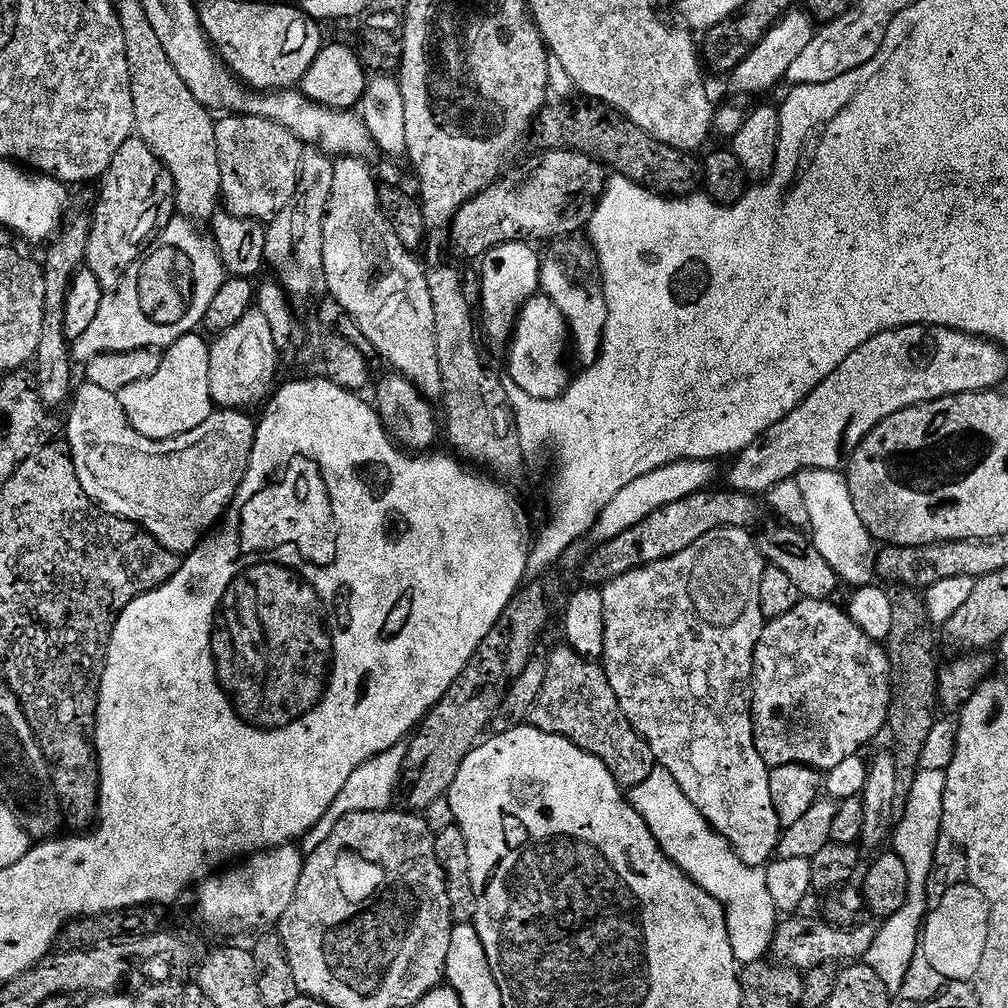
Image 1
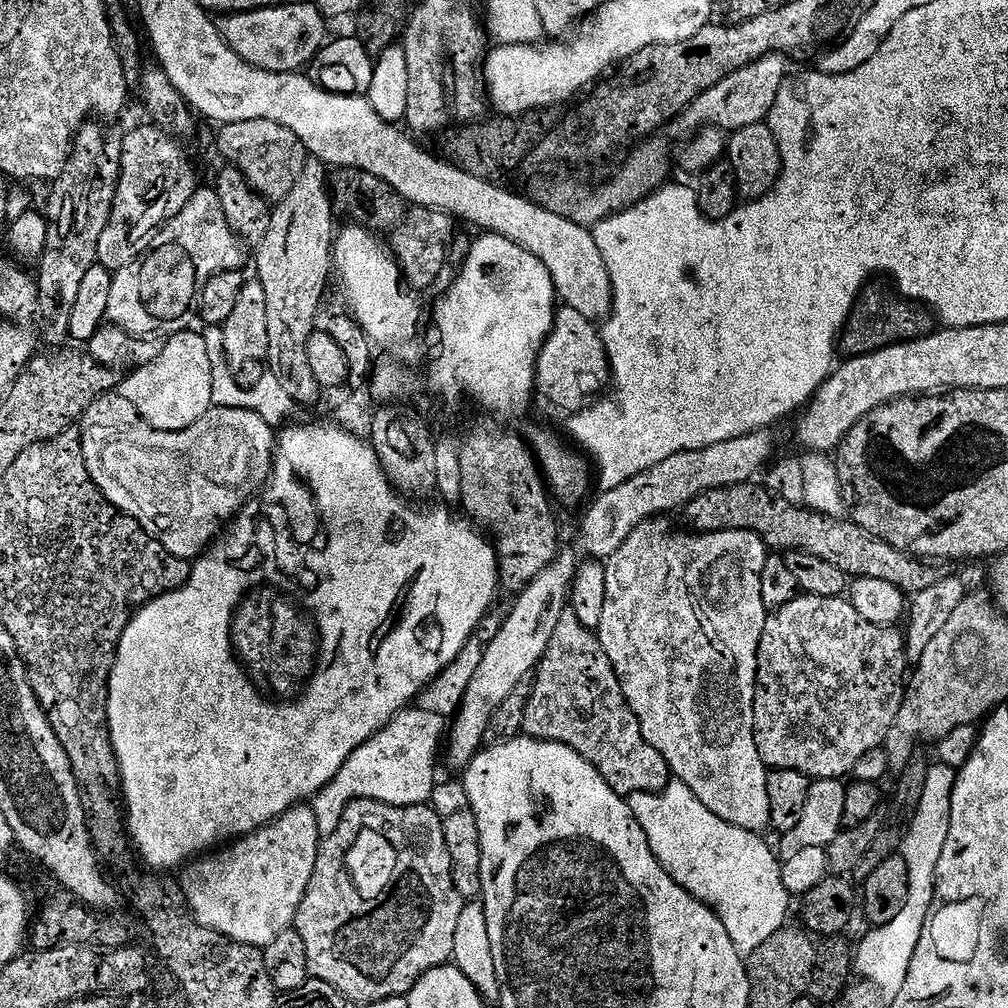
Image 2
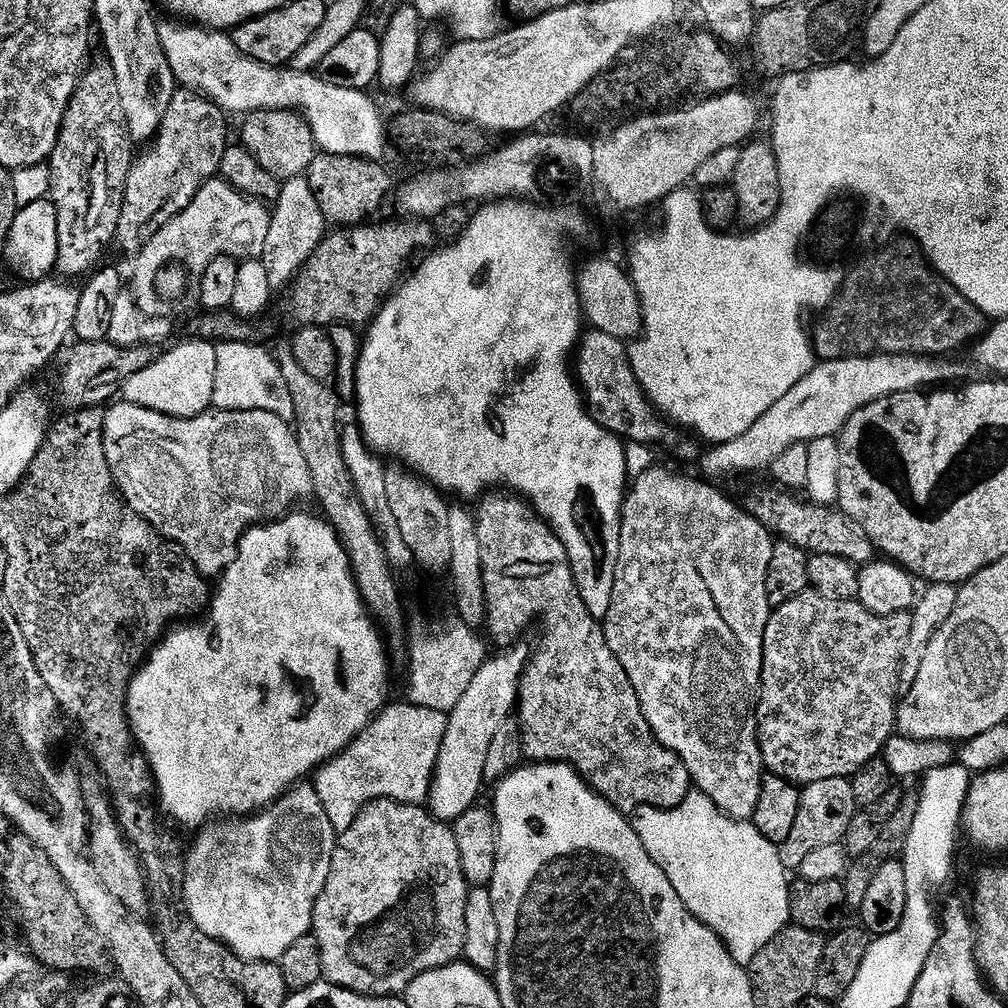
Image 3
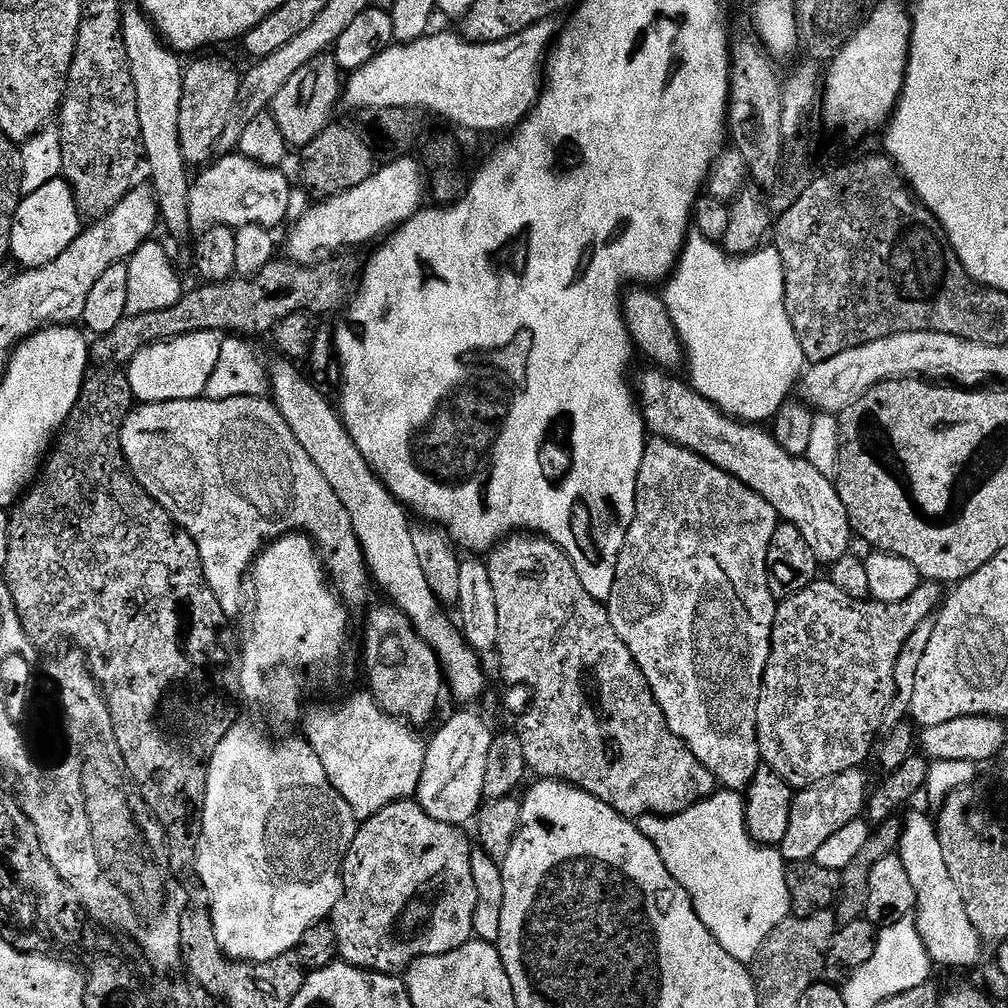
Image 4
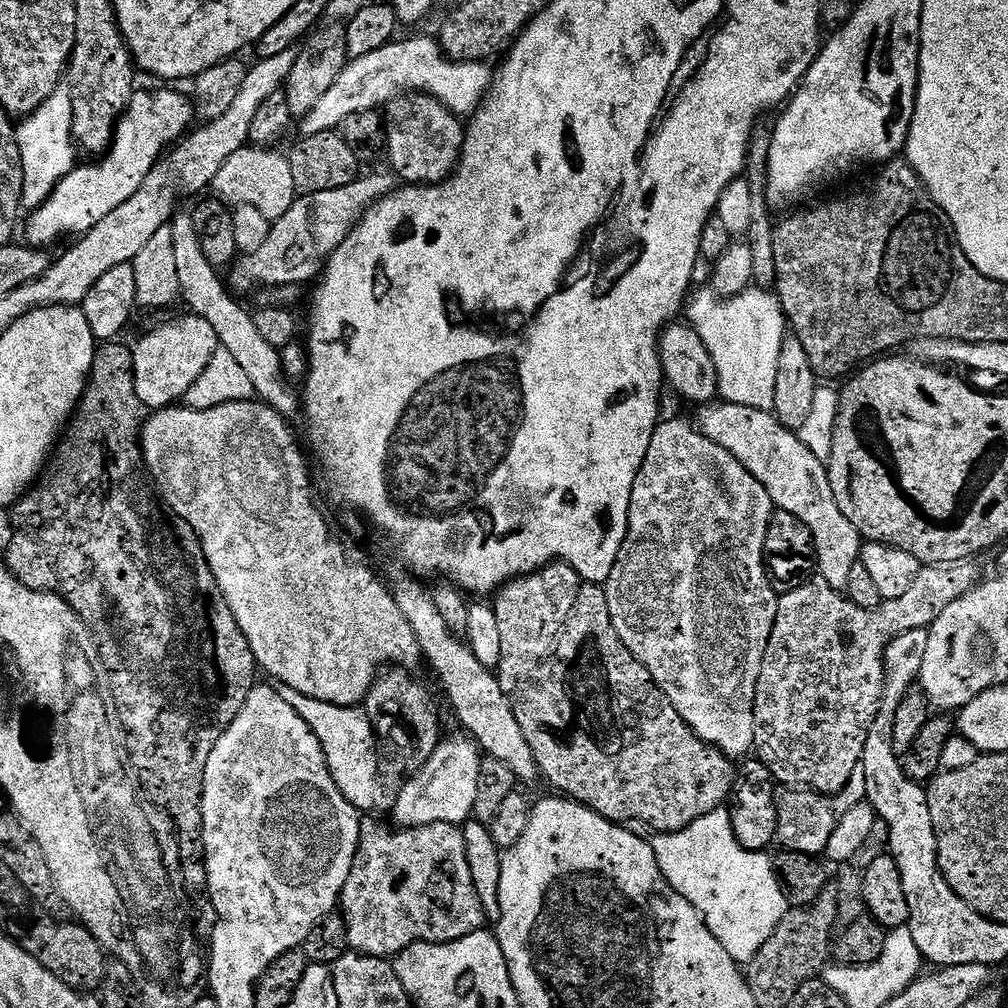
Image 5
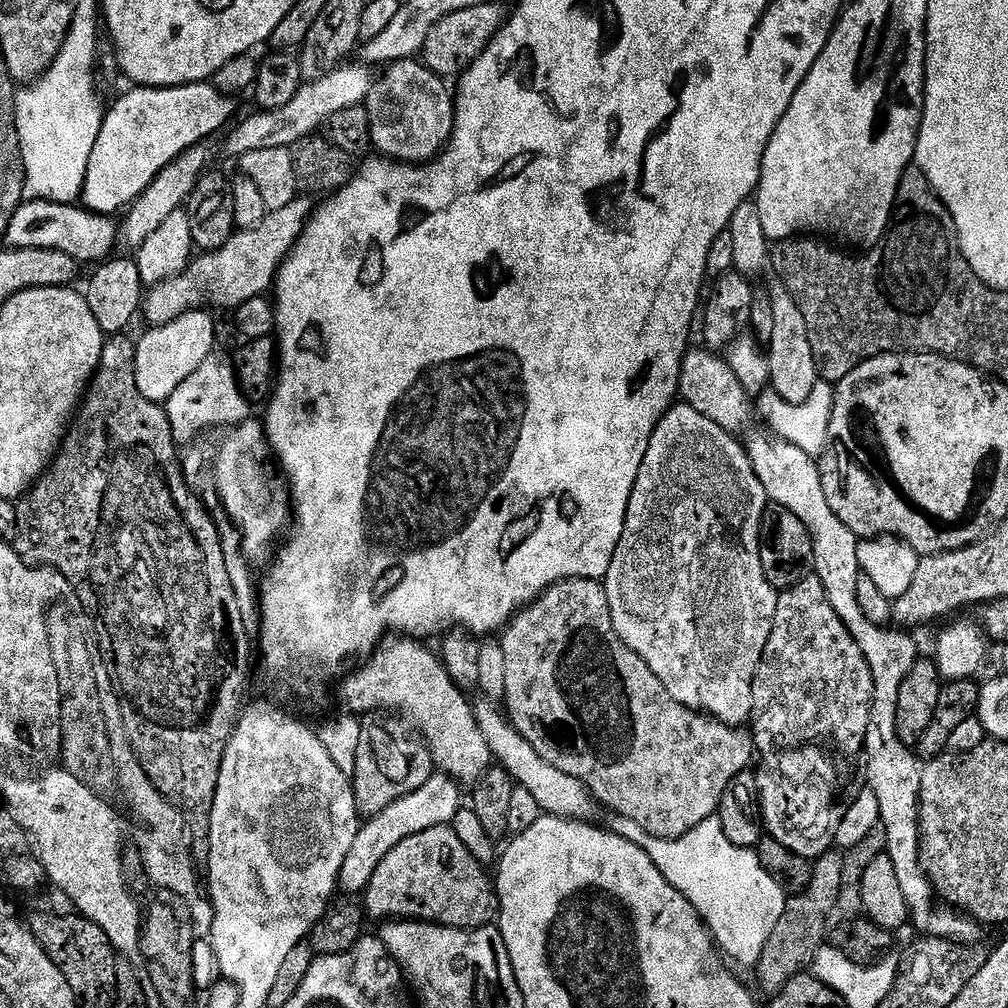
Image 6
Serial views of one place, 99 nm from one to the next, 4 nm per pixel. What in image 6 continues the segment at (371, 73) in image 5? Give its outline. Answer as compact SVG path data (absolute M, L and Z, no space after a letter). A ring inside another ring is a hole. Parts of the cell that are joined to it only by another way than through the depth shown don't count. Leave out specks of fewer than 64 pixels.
M359 63L351 64L336 68L332 72L325 72L317 80L304 82L294 98L281 109L254 111L253 116L246 117L229 134L229 150L236 158L242 158L254 150L291 149L301 140L307 140L309 136L319 133L328 120L334 118L334 114L338 114L338 110L346 110L355 104L363 105L371 92L374 76L368 73L371 71L367 67Z

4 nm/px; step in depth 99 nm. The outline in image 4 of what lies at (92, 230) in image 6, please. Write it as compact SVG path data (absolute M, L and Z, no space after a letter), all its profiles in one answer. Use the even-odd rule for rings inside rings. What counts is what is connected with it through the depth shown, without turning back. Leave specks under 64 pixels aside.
M57 178L46 182L38 190L27 193L21 199L14 214L10 234L10 256L21 269L41 268L64 251L79 238L82 231L82 217L76 205L76 193L68 181ZM81 223L81 224L80 224ZM16 260L17 261L16 261Z

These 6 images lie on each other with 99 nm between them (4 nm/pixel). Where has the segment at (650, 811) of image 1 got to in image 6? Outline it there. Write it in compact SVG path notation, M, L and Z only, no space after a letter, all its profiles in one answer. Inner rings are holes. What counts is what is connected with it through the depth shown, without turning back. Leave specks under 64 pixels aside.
M616 816L613 821L613 824L610 824L611 831L634 842L642 850L646 850L646 854L650 854L654 866L658 866L660 873L692 903L701 920L708 922L713 916L721 924L720 929L715 929L714 939L725 953L728 951L734 959L741 960L748 966L755 966L760 961L766 941L775 931L776 923L780 921L782 899L780 900L778 886L780 884L774 879L773 873L768 872L761 864L760 857L753 849L734 846L730 842L730 838L726 838L720 821L716 818L702 822L694 830L690 830L677 840L663 840L652 836L646 830L642 830L642 826L638 826L638 822L628 820L625 816Z

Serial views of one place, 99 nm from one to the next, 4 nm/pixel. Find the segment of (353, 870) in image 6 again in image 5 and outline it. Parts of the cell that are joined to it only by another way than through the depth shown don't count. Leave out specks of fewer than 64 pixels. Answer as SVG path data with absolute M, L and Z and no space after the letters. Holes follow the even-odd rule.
M460 736L453 740L441 739L434 754L430 754L430 762L419 768L413 775L416 776L413 780L403 781L396 804L390 811L390 816L397 820L400 828L417 828L431 824L460 826L472 816L474 798L478 795L478 770L482 752L471 739Z

